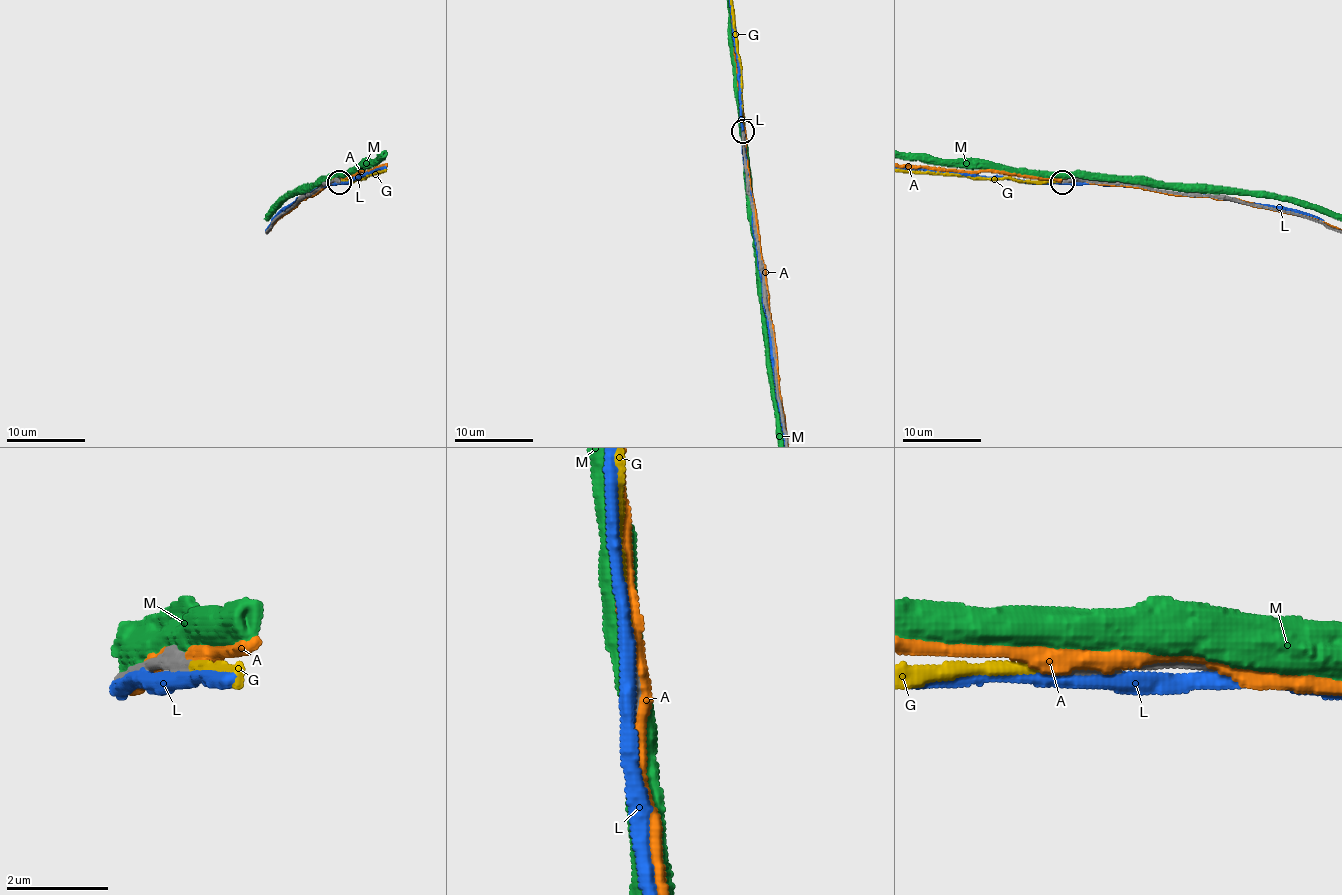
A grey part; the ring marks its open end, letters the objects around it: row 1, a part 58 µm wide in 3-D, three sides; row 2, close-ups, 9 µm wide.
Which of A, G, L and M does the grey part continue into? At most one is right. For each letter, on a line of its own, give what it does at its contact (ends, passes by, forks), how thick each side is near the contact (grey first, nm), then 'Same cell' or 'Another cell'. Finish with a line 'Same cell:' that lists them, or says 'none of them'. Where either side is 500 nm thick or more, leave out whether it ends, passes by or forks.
A: It passes by. Thickness 320 nm (grey) against 260 nm. Another cell
G: It ends there. Thickness 240 nm (grey) against 170 nm. Same cell
L: It passes by. Thickness 320 nm (grey) against 300 nm. Another cell
M: Thickness 300 nm (grey) against 550 nm. Another cell
Same cell: G

